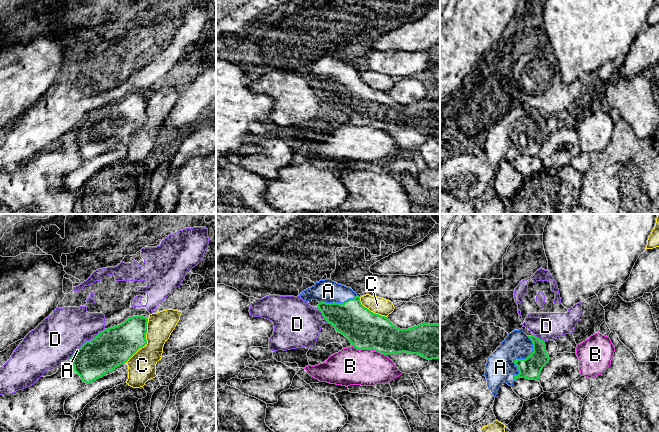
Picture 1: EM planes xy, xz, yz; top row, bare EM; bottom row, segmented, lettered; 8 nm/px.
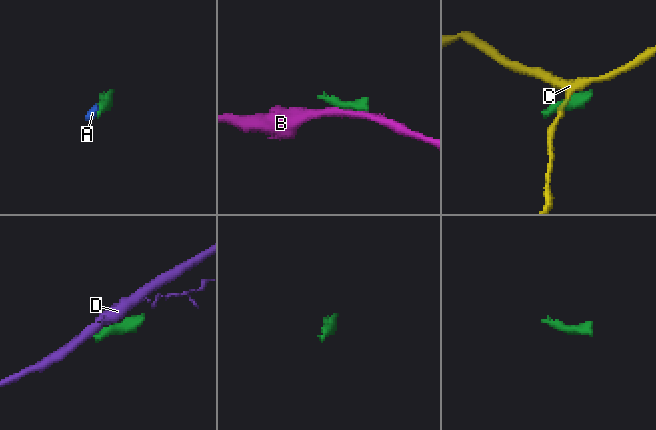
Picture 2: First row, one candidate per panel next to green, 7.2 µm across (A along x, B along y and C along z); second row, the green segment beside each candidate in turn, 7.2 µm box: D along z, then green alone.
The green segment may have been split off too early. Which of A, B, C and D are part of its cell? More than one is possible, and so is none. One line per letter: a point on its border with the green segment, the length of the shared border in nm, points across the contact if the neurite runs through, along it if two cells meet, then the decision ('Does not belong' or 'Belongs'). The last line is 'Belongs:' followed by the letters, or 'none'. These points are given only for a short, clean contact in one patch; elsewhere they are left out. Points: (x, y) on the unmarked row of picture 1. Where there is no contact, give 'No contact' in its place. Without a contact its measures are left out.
A: Touches green at yz (520, 135). Shared border 360 nm. Belongs
B: Touches green at xz (369, 124). Shared border 300 nm. Does not belong
C: Touches green at xy (146, 117). Shared border 400 nm. Does not belong
D: Touches green at xy (92, 115). Shared border 280 nm. Does not belong
Belongs: A

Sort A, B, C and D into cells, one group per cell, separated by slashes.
A / B / C / D

